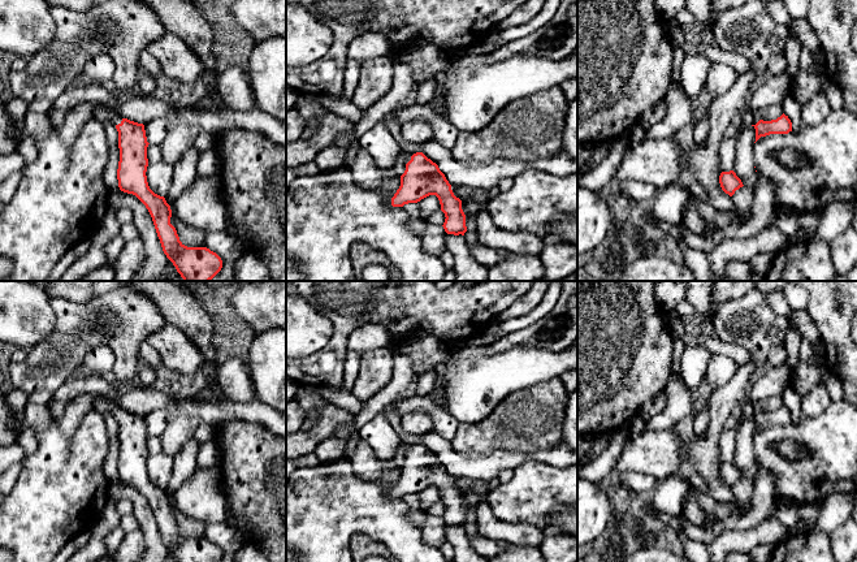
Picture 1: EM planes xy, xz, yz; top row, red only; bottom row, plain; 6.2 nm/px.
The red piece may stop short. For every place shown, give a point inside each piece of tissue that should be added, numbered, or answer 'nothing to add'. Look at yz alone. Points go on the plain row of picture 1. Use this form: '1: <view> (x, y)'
1: yz (747, 409)

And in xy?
1: xy (103, 405)

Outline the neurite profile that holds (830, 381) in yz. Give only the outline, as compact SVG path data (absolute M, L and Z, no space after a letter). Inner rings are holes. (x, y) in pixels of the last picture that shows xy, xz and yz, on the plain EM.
M826 371L821 384L826 388L831 402L839 402L844 398L841 381L832 372Z

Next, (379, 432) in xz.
M386 410L377 414L363 427L363 433L376 457L388 462L390 468L398 468L394 462L397 450L402 446L399 436L385 415Z

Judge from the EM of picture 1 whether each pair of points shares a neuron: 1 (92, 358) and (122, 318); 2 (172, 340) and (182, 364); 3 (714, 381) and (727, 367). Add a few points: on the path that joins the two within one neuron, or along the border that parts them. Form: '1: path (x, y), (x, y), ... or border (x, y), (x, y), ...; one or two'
1: border (116, 355), (96, 346), (82, 363); two
2: path (174, 346), (182, 358); one
3: path (717, 377), (723, 371); one

